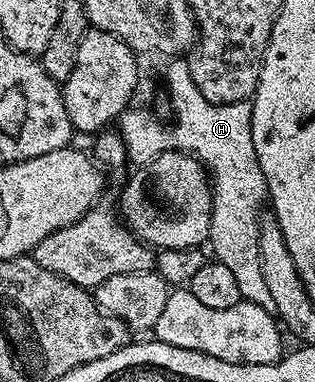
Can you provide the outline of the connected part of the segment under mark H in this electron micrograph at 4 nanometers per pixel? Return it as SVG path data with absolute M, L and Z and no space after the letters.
M178 57L166 67L166 91L170 94L170 107L174 110L174 124L165 127L150 111L137 105L122 112L116 120L116 130L122 136L126 149L126 158L131 164L141 165L152 161L165 151L184 151L199 159L210 176L210 192L212 193L212 219L210 221L209 250L214 250L213 258L220 265L225 265L234 274L234 278L242 294L243 300L252 305L260 305L260 309L276 312L276 305L264 281L264 273L260 273L260 235L258 225L267 200L264 173L260 169L260 161L256 161L256 147L252 145L252 102L249 99L235 103L213 103L196 89L196 81L192 81L192 73L188 73L185 58Z

